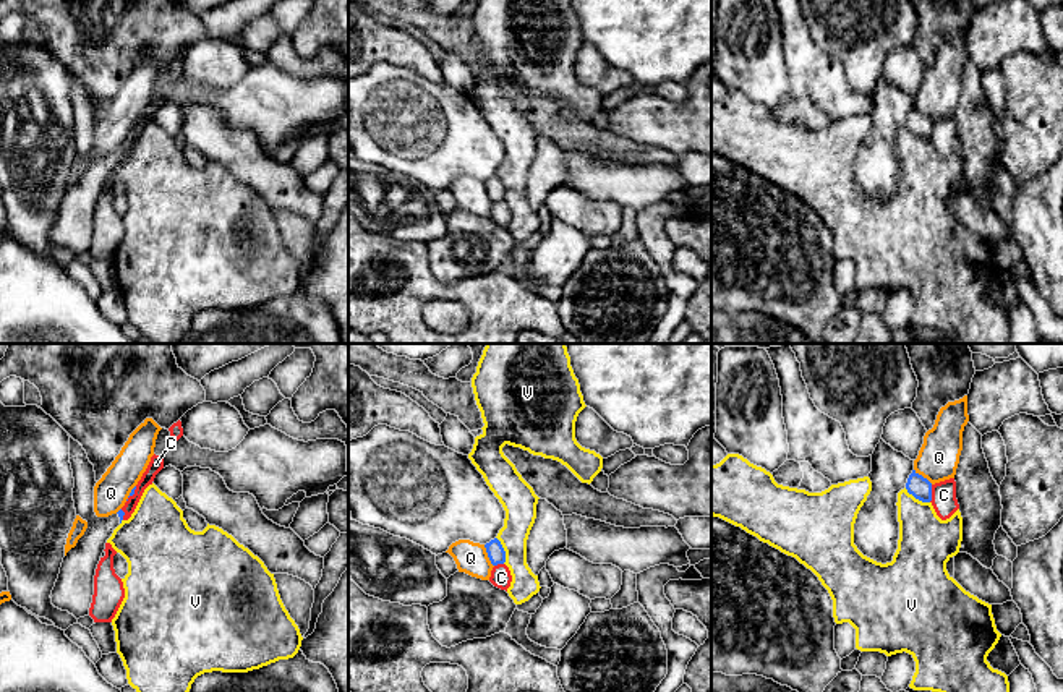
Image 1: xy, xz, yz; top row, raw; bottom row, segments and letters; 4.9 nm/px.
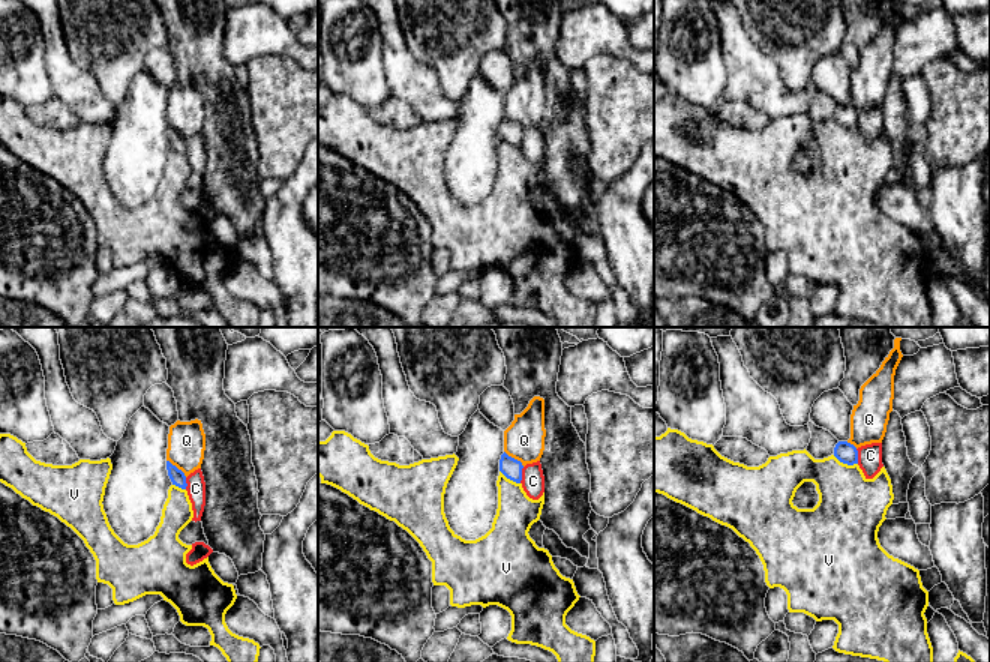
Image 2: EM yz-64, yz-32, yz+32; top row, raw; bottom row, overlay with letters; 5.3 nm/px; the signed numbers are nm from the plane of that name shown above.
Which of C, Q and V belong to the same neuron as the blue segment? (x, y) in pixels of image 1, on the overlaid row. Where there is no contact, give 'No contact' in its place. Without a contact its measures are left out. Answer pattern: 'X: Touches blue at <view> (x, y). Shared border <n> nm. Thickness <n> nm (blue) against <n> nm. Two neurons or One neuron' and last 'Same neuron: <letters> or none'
C: Touches blue at yz (930, 493). Shared border 90 nm. Thickness 110 nm (blue) against 130 nm. Two neurons
Q: Touches blue at xz (488, 556). Shared border 120 nm. Thickness 90 nm (blue) against 160 nm. Two neurons
V: Touches blue at xz (503, 550). Shared border 140 nm. Thickness 90 nm (blue) against 160 nm. Two neurons
Same neuron: none

